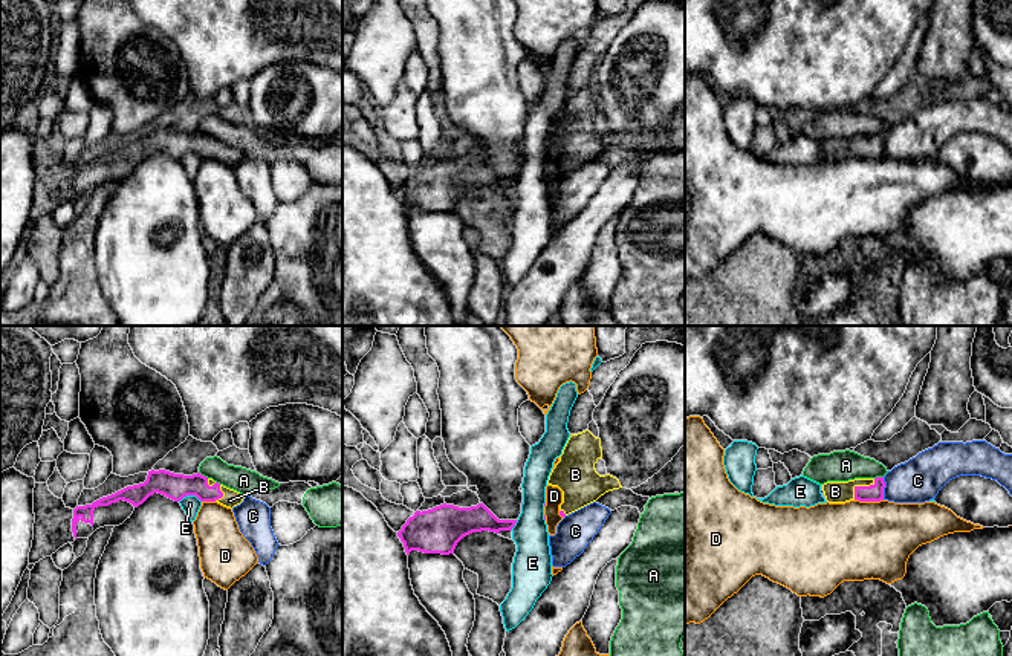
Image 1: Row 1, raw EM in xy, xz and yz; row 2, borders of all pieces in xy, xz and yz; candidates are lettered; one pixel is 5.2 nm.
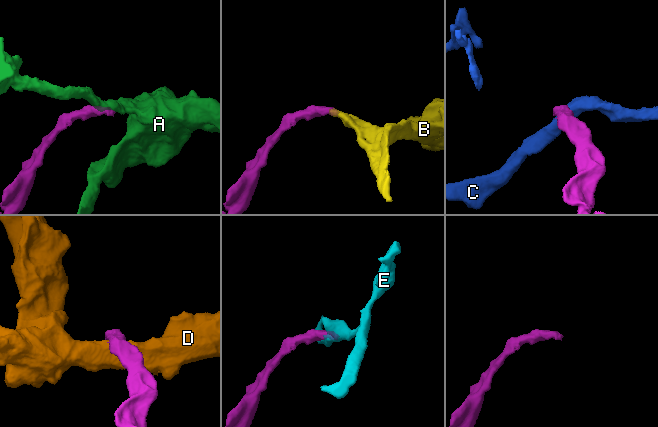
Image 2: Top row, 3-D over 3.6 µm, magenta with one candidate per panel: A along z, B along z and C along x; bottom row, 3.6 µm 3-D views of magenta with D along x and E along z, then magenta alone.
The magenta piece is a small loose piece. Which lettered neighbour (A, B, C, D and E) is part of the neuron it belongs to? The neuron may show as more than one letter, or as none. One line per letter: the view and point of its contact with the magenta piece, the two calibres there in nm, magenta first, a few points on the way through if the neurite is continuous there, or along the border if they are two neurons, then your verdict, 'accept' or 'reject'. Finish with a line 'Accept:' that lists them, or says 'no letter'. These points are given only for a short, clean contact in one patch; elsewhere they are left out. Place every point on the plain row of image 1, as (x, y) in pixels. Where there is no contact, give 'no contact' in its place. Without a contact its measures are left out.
A: meets magenta in xy at (204, 133); 140 nm thick on the magenta side, 130 nm on the other; border along xy (199, 129), (208, 135); reject
B: meets magenta in yz at (859, 144); 100 nm thick on the magenta side, 110 nm on the other; runs through yz (875, 150), (859, 144), (835, 149); accept
C: meets magenta in yz at (884, 144); 100 nm thick on the magenta side, 240 nm on the other; border along yz (882, 135), (884, 156); reject
D: meets magenta in yz at (869, 158); 100 nm thick on the magenta side, 420 nm on the other; reject
E: meets magenta in xy at (190, 152); 140 nm thick on the magenta side, 90 nm on the other; border along xy (201, 158), (194, 153), (185, 153), (179, 159); reject
Accept: B

